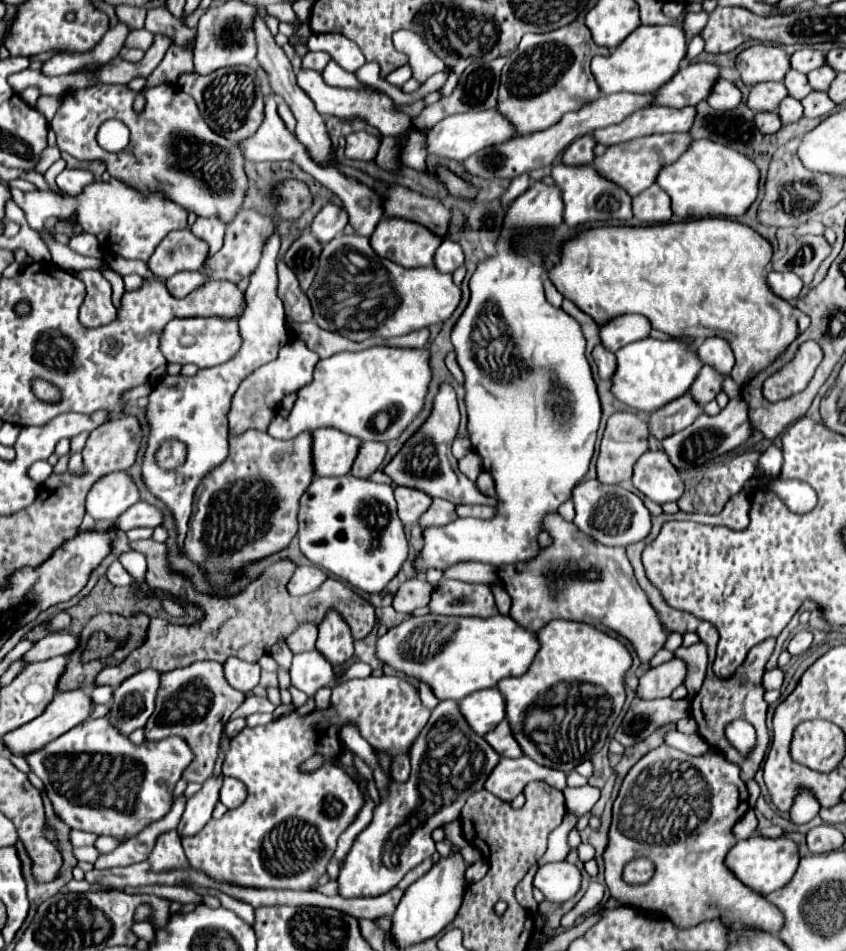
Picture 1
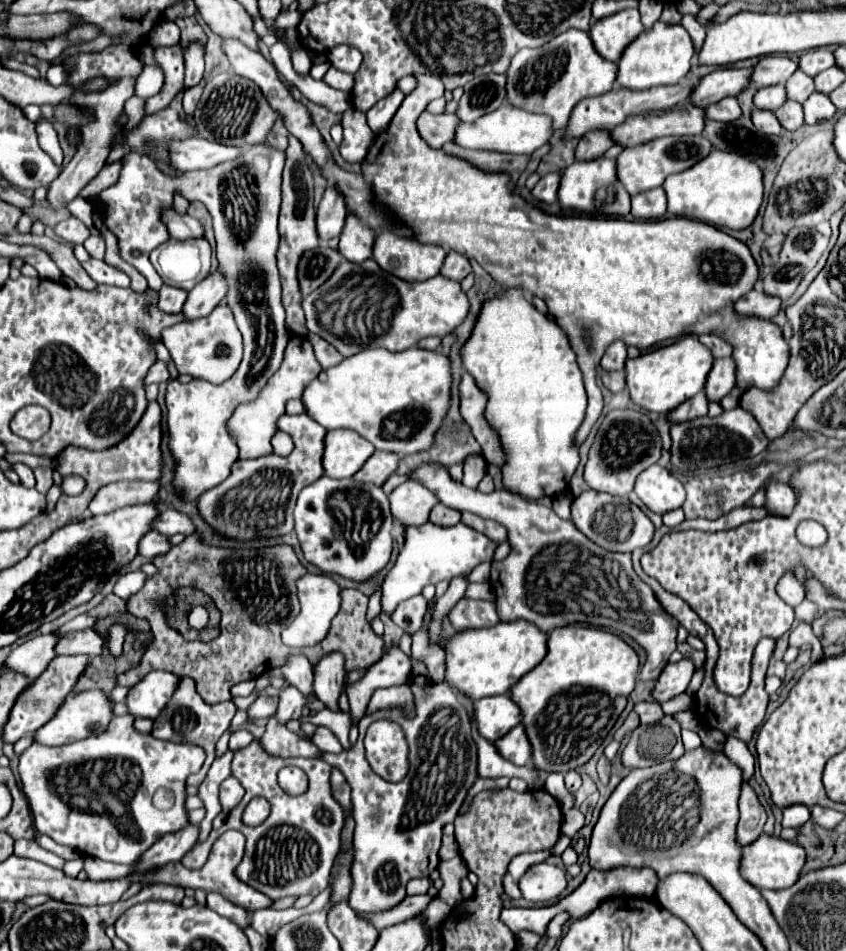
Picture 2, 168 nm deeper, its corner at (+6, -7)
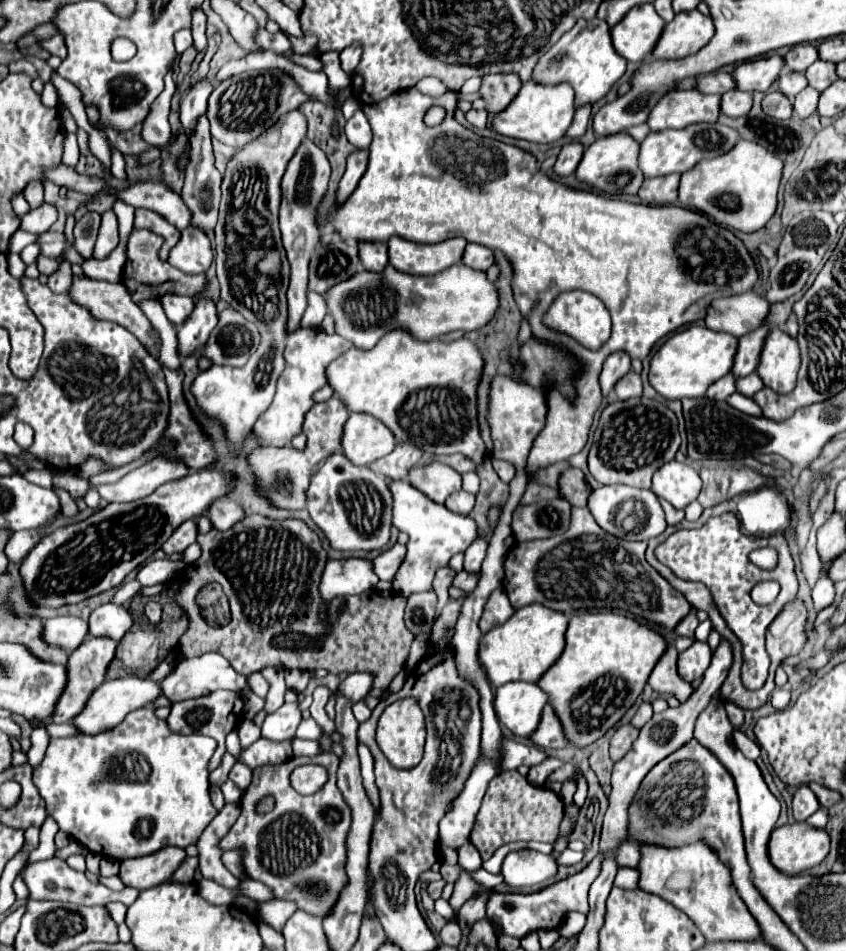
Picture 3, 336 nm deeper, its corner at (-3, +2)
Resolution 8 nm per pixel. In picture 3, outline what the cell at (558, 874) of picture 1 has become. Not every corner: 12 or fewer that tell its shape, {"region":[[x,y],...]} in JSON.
{"region":[[535,850],[507,854],[509,886],[533,886],[557,876],[557,862]]}

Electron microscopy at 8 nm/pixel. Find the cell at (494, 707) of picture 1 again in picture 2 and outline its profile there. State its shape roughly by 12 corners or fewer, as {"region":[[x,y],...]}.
{"region":[[508,695],[474,701],[480,735],[492,743],[522,723]]}

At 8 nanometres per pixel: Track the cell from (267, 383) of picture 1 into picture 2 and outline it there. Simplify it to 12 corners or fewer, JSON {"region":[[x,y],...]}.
{"region":[[292,335],[256,403],[230,419],[240,459],[272,453],[288,399],[322,367],[312,343]]}

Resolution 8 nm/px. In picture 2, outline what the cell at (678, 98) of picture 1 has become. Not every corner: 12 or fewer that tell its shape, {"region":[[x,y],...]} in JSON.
{"region":[[716,69],[690,101],[708,107],[750,85],[752,69]]}

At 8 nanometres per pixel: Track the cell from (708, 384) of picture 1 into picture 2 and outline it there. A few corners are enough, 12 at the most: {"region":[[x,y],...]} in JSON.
{"region":[[732,357],[716,359],[704,391],[720,401],[736,385]]}

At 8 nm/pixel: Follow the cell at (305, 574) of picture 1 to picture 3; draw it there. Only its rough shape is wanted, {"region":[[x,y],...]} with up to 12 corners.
{"region":[[361,558],[327,562],[319,594],[319,624],[329,602],[373,590],[373,564]]}

